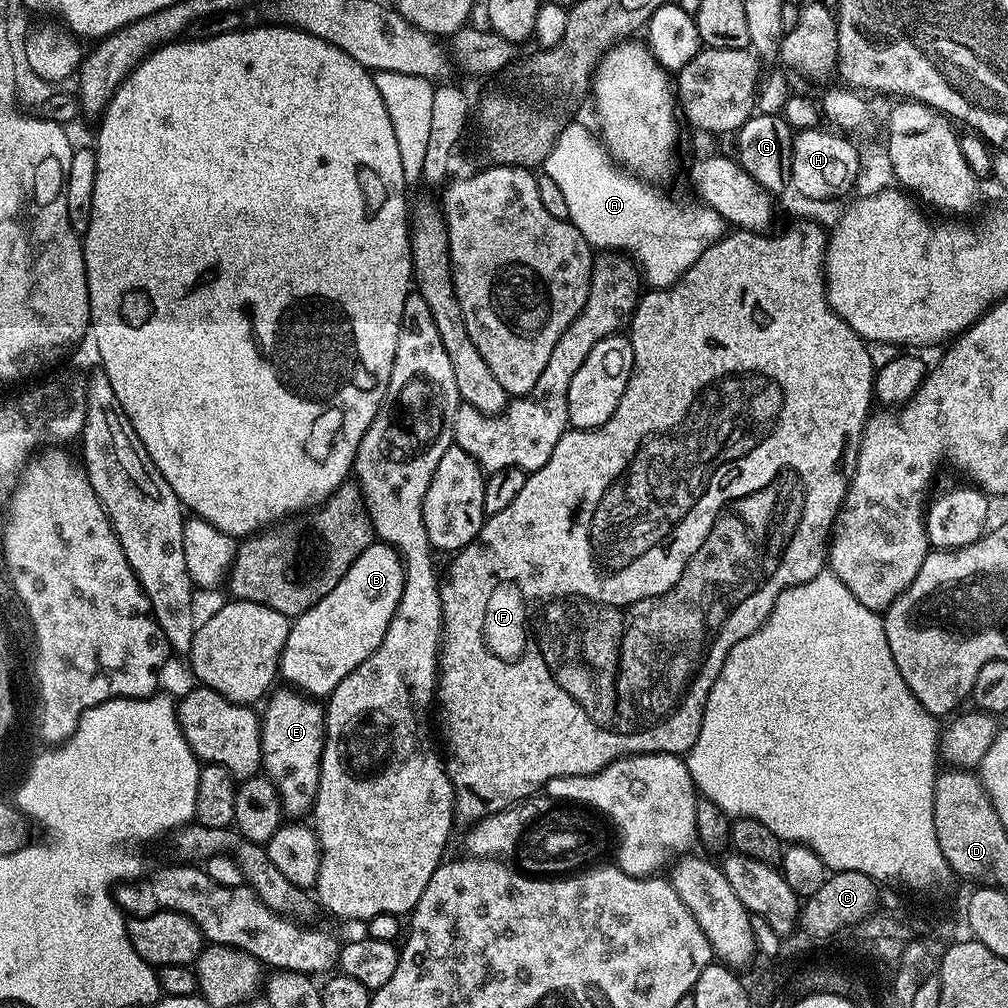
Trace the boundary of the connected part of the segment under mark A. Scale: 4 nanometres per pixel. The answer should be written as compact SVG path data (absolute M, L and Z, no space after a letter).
M569 122L554 142L554 150L550 150L542 165L543 175L554 178L554 182L561 188L566 198L568 219L588 239L593 249L625 250L630 254L634 252L640 258L638 264L643 279L647 283L649 280L653 289L669 288L680 279L683 272L694 266L694 262L698 262L706 248L726 235L730 225L722 218L722 214L718 214L718 210L707 206L680 209L668 197L654 192L649 183L617 170L597 133L593 129L591 132L584 124L576 123Z

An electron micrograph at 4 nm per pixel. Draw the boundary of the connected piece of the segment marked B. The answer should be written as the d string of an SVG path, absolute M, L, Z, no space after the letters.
M373 542L366 546L366 550L362 550L362 554L354 558L354 566L346 570L342 582L338 582L338 586L334 586L334 590L330 590L330 594L326 594L322 602L310 606L310 610L291 621L286 646L280 655L279 675L283 679L285 676L292 683L289 685L313 698L331 696L338 682L346 678L346 674L353 672L362 662L366 662L366 658L370 658L370 654L374 654L374 650L378 650L390 626L390 618L394 618L403 589L404 561L400 559L400 553L383 542Z

